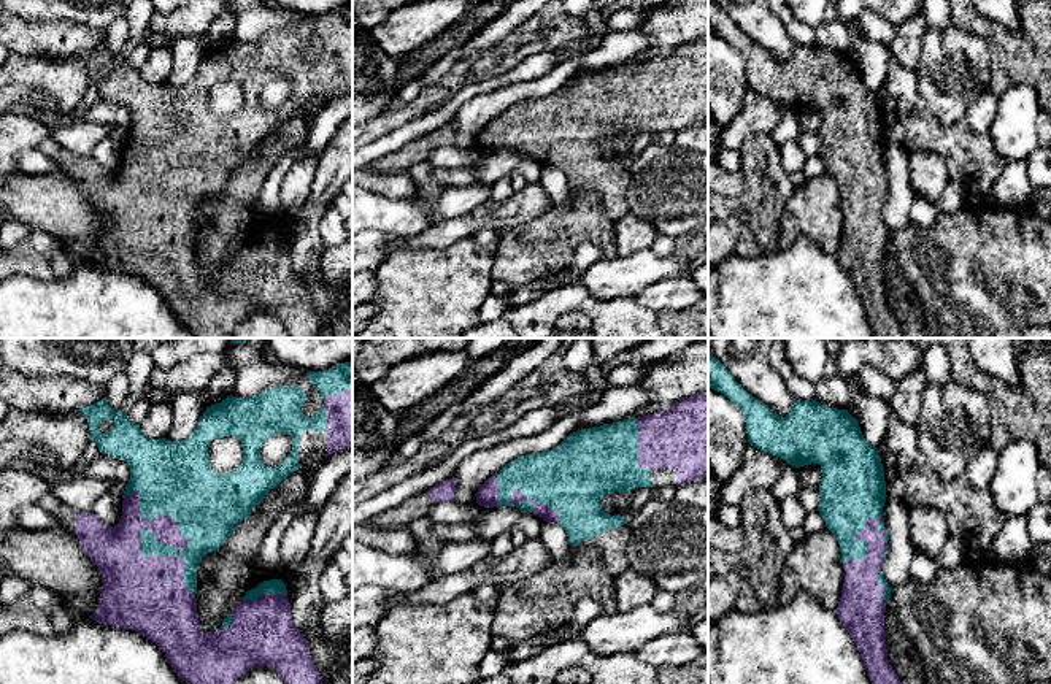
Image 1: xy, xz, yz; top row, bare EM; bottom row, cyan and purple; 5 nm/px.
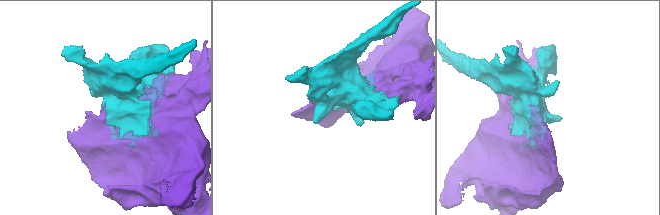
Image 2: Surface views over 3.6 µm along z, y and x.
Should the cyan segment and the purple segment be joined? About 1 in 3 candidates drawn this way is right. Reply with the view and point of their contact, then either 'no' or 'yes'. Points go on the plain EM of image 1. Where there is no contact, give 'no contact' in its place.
contact xy (157, 184); yes

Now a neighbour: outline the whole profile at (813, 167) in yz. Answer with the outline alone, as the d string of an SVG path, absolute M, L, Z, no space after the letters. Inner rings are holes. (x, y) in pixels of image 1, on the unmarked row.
M811 156L807 159L802 171L807 178L814 178L826 173L826 167L819 156Z

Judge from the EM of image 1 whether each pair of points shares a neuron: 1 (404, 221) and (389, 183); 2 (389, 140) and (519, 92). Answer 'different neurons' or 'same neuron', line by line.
1: different neurons
2: different neurons

